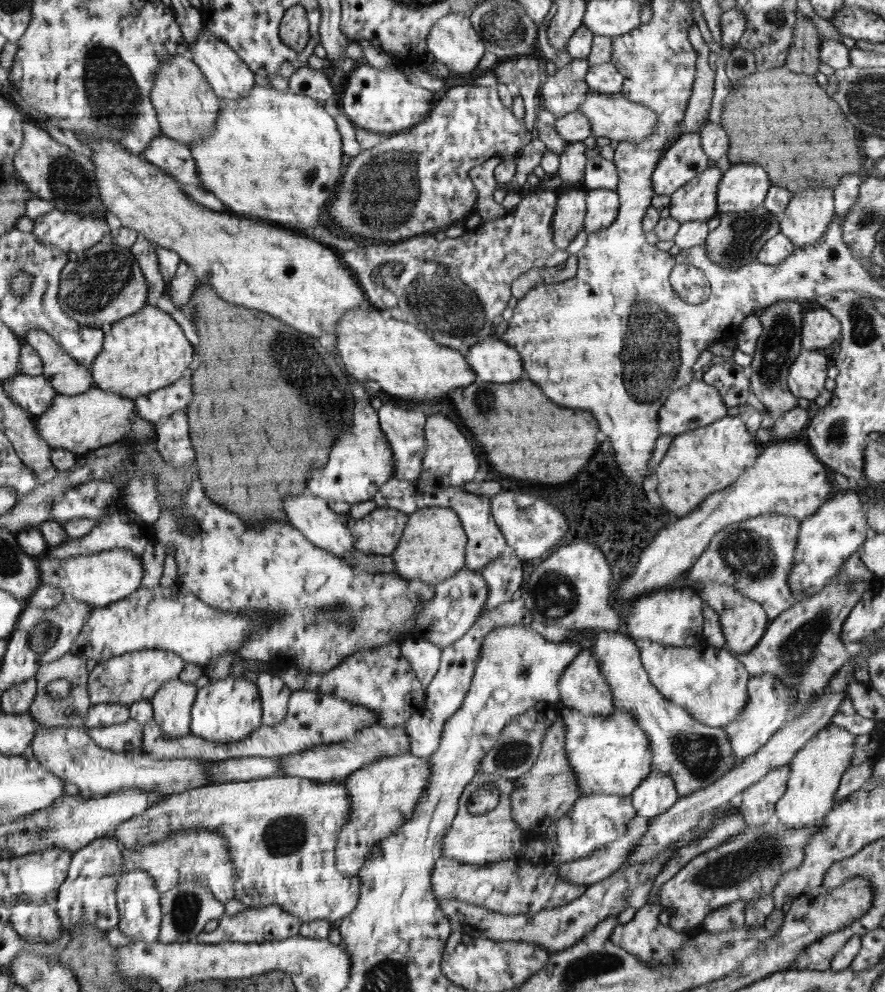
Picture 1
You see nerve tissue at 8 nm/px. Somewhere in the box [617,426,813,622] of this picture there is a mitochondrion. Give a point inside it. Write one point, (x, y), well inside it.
(744, 552)

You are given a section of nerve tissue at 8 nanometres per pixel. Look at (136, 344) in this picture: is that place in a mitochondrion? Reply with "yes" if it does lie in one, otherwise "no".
no

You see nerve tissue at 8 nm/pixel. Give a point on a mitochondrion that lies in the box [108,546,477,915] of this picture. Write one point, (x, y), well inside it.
(284, 836)

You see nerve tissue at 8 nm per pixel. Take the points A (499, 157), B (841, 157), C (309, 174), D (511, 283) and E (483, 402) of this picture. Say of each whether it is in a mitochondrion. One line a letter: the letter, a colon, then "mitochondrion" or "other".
A: other
B: other
C: mitochondrion
D: other
E: mitochondrion

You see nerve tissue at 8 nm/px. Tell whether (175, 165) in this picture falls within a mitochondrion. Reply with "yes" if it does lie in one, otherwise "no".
no

